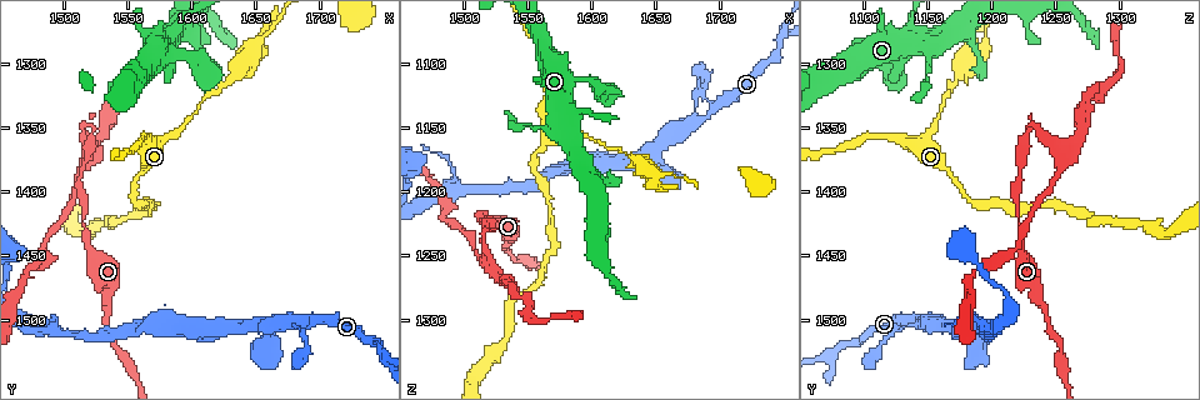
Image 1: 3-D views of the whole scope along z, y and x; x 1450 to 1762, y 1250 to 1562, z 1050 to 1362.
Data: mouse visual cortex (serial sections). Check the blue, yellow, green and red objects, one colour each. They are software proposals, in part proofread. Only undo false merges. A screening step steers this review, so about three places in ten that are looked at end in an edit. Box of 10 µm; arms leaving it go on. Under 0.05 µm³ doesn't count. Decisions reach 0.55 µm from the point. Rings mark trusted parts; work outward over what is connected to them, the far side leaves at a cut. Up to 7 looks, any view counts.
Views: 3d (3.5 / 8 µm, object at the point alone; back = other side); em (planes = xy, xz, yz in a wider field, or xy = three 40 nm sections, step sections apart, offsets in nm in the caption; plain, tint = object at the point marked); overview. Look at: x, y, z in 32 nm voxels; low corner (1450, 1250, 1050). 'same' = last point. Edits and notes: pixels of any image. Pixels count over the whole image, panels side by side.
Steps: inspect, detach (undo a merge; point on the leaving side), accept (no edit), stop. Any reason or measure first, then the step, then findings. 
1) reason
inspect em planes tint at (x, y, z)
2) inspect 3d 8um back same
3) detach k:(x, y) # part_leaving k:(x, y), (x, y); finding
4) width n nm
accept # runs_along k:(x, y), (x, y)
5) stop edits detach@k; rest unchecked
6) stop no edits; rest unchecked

thick turns thin
inspect 3d 3.5um at (1564, 1360, 1124)

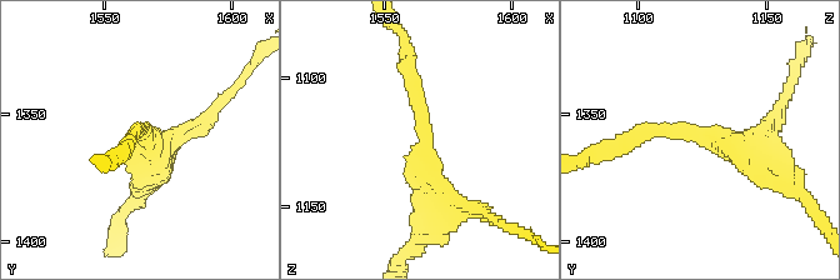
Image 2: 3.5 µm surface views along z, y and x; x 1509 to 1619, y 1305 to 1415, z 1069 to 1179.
arm_widths 200, 300 nm
inspect em xy step 1 tint at (1565, 1359, 1123)

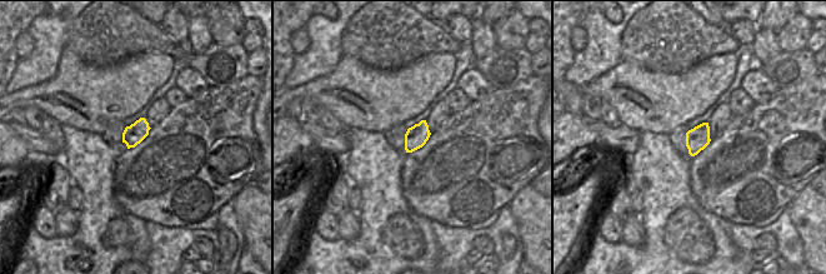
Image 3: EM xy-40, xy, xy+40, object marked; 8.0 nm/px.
width 180 nm
accept # runs_along 2:(771, 171), (716, 136), (653, 129), (620, 140); all the same cell

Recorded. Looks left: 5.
inspect 3d 8um at (1520, 1348, 1228)

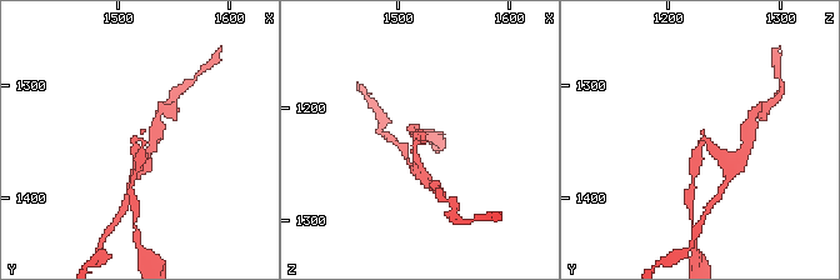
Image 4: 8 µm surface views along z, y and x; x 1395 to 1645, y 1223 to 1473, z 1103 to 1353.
arm_widths 200, 250 nm
inspect em planes tint same

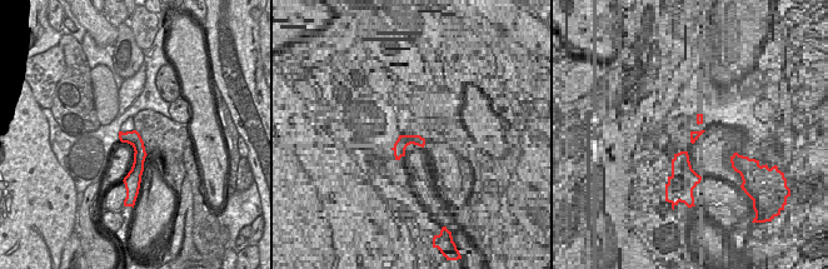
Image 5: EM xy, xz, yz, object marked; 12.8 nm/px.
detach 4:(716, 153) # part_leaving 4:(700, 145), (705, 138), (731, 169); a second cell is stuck on

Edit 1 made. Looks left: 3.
stop edits detach@4; rest unchecked

